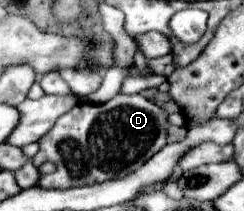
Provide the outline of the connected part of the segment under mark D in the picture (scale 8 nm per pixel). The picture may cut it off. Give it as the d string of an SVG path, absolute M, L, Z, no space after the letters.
M118 94L106 104L80 102L66 112L54 126L40 138L38 154L32 164L40 168L44 162L56 164L52 174L40 174L40 188L72 188L88 186L124 174L136 172L160 148L166 146L166 112L140 94Z

